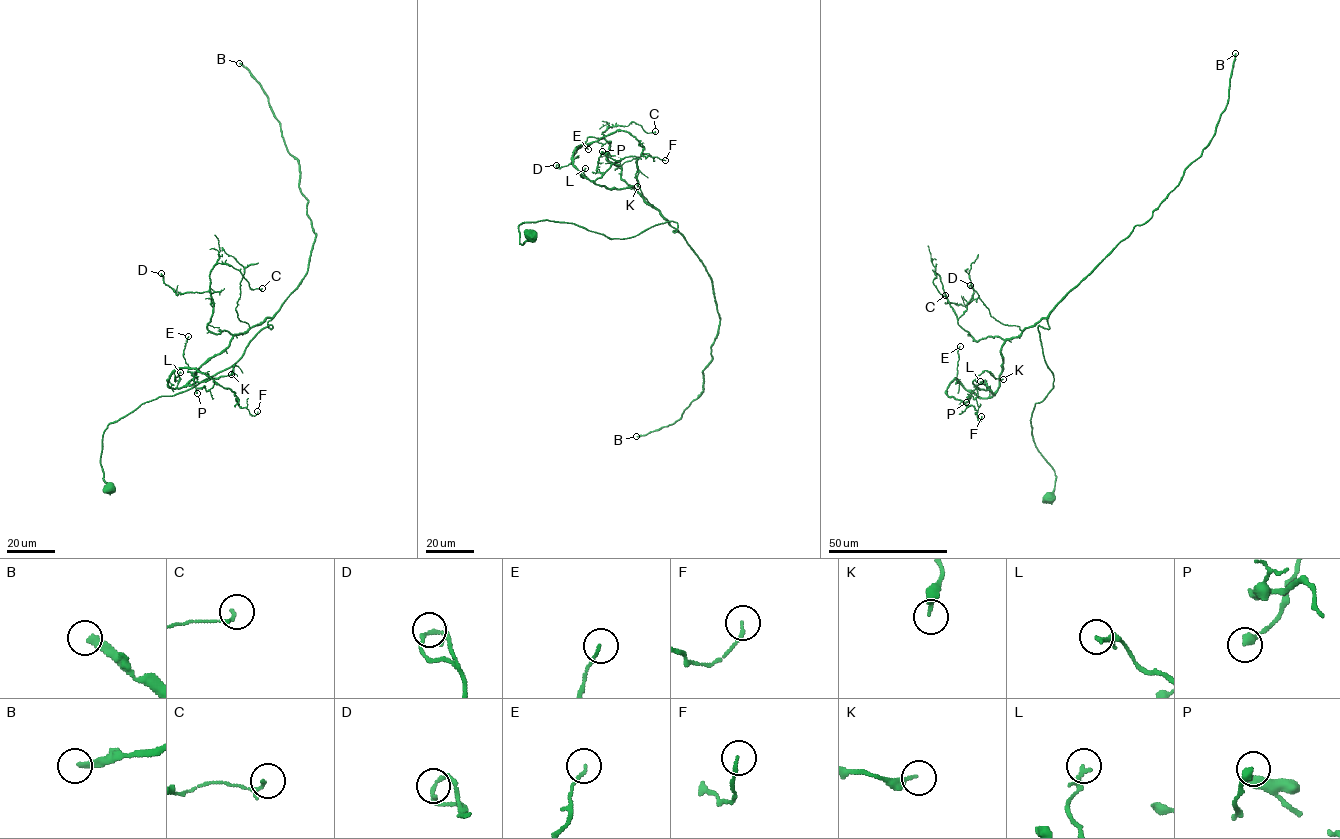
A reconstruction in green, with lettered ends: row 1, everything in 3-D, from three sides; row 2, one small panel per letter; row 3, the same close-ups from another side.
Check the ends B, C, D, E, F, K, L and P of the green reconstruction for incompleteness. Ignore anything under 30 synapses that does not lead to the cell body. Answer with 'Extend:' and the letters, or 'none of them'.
Extend: B

